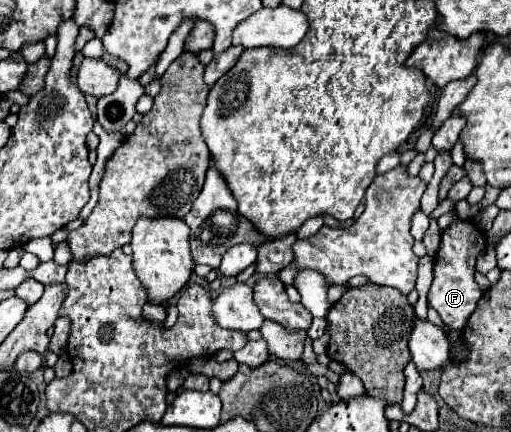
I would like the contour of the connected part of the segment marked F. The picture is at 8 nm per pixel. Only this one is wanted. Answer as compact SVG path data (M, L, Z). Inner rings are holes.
M455 219L441 235L441 247L435 257L433 285L429 289L429 305L439 313L443 323L451 331L461 331L467 325L469 315L475 311L477 301L481 299L481 289L475 283L475 259L487 247L487 239L479 227L471 221Z

